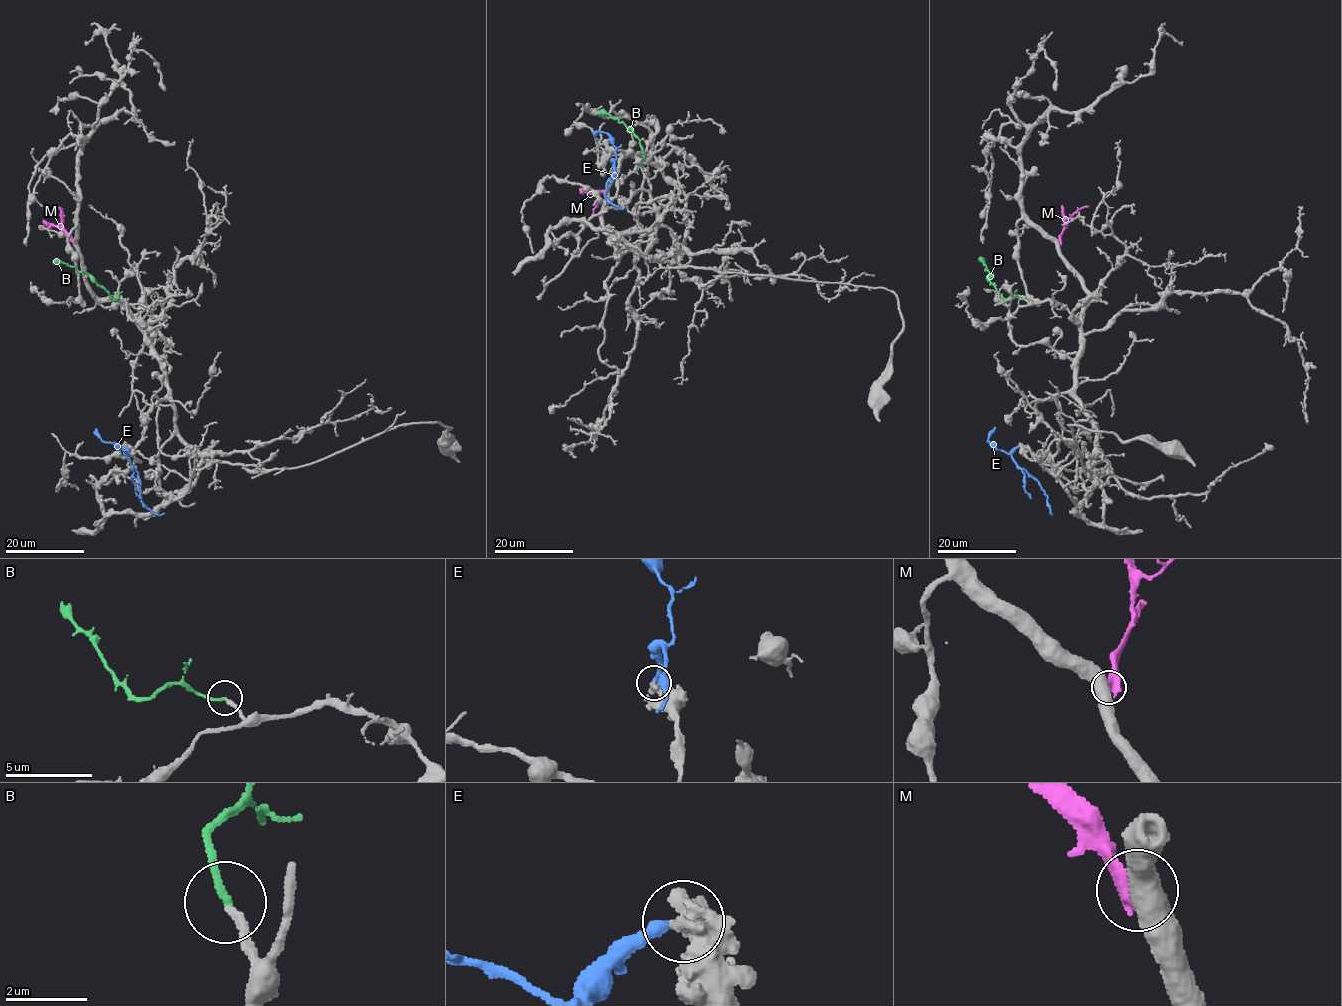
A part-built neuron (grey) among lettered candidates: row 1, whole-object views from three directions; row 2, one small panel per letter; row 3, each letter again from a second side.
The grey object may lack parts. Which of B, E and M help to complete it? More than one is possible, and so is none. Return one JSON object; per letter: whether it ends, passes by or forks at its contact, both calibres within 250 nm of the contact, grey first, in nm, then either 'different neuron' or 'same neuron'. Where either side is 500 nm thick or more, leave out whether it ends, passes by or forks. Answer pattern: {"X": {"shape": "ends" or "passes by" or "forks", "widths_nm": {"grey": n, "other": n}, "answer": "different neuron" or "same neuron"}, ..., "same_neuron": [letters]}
{"B": {"shape": "ends", "widths_nm": {"grey": 220, "other": 170}, "answer": "same neuron"}, "E": {"widths_nm": {"grey": 500, "other": 280}, "answer": "different neuron"}, "M": {"widths_nm": {"grey": 500, "other": 400}, "answer": "different neuron"}, "same_neuron": ["B"]}

